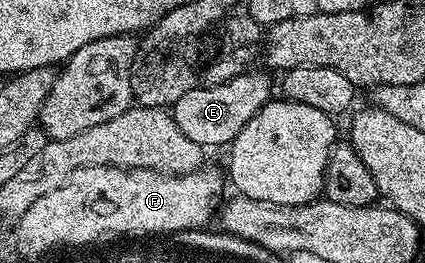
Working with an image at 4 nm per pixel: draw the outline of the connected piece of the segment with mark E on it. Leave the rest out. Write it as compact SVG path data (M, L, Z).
M247 72L215 86L199 85L198 90L183 89L180 100L176 100L172 107L176 128L180 128L180 132L184 132L188 140L200 144L203 148L229 147L240 128L244 128L244 124L248 124L248 120L252 120L252 116L256 116L256 112L260 112L260 108L264 108L267 102L271 101L271 75L254 73Z

